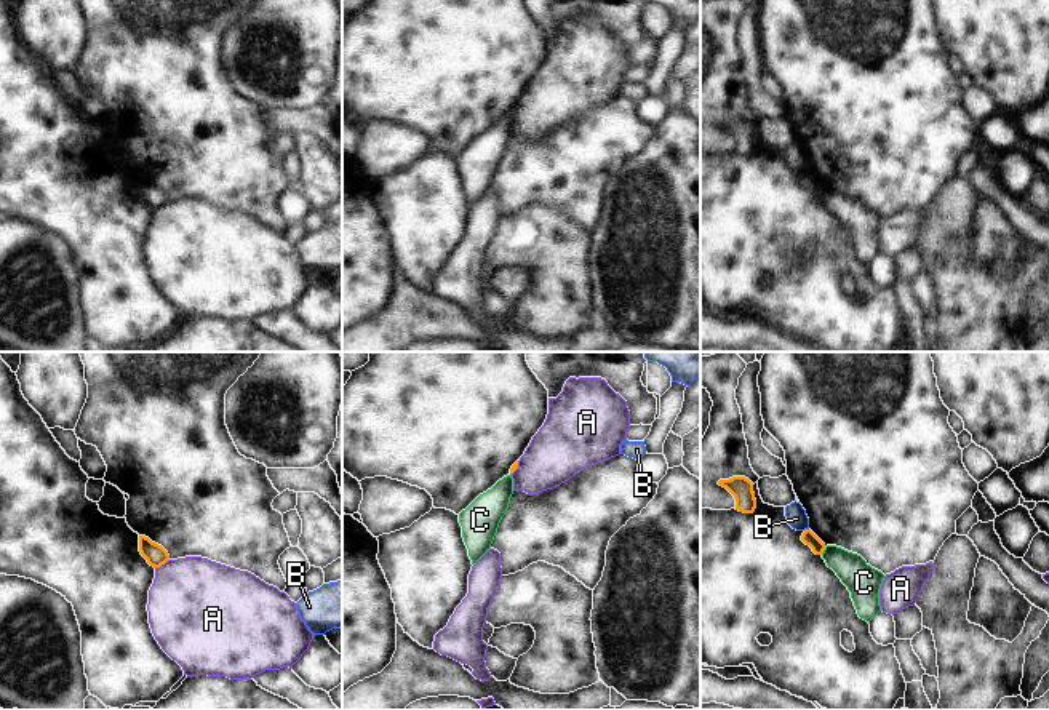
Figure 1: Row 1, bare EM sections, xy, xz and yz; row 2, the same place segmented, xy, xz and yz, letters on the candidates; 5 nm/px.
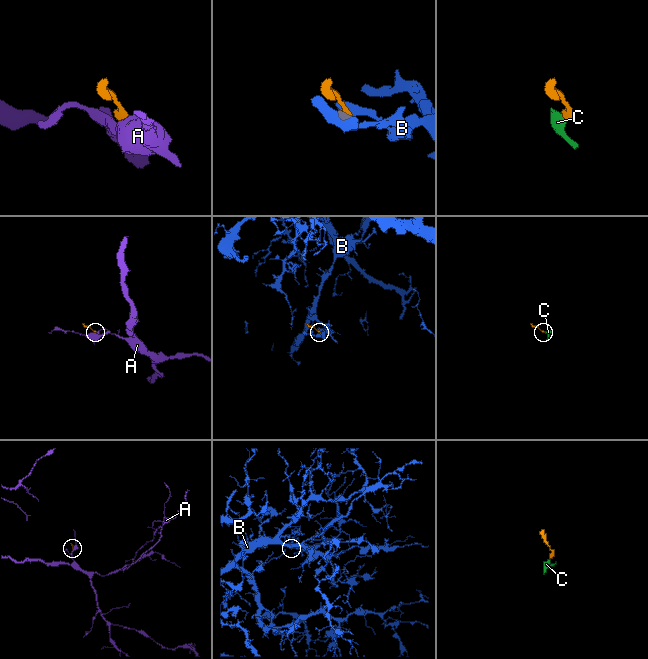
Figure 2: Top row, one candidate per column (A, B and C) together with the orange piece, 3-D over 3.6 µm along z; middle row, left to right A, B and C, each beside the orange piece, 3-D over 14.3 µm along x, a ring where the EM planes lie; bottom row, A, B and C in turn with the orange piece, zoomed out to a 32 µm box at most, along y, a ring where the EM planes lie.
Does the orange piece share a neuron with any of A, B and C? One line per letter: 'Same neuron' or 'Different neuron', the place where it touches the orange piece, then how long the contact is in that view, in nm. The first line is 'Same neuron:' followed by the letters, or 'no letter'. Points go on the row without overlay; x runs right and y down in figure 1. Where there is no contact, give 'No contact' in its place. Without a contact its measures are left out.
Same neuron: no letter
A: Different neuron. Touches orange at xy (162, 205). Shared border 90 nm
B: Different neuron. Touches orange at yz (805, 171). Shared border 30 nm
C: Different neuron. Touches orange at yz (824, 191). Shared border 50 nm

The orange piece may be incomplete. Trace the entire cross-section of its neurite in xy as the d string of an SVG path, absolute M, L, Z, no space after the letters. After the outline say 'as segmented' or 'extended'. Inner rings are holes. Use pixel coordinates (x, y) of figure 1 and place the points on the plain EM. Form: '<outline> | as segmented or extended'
M139 178L139 193L154 209L160 209L170 201L168 193L146 178Z | as segmented

